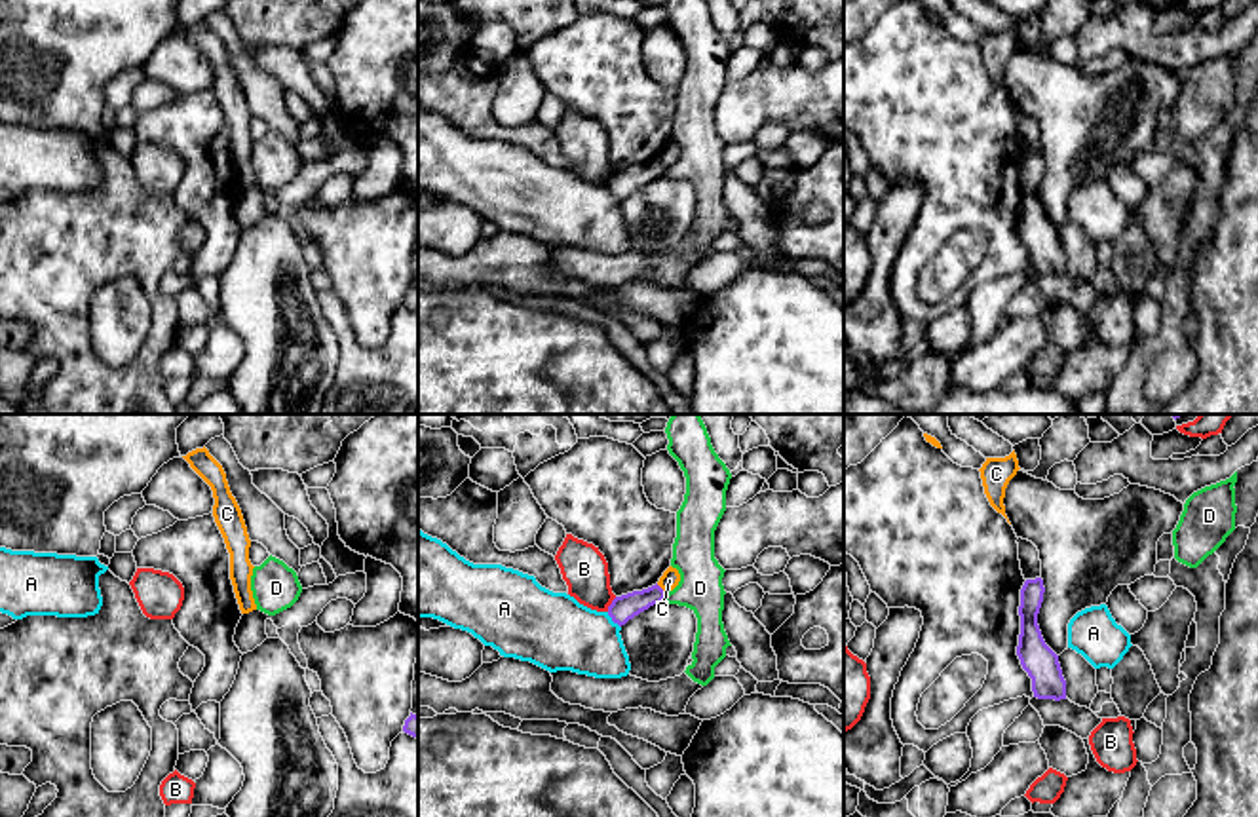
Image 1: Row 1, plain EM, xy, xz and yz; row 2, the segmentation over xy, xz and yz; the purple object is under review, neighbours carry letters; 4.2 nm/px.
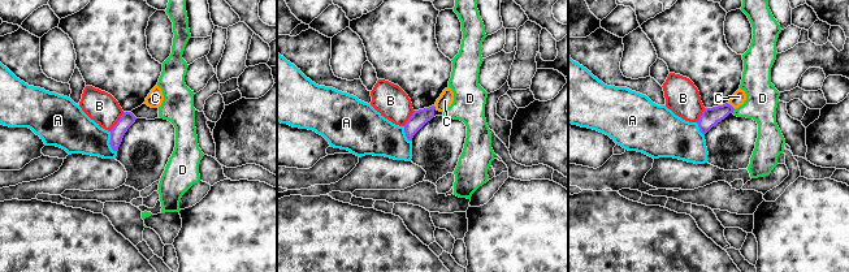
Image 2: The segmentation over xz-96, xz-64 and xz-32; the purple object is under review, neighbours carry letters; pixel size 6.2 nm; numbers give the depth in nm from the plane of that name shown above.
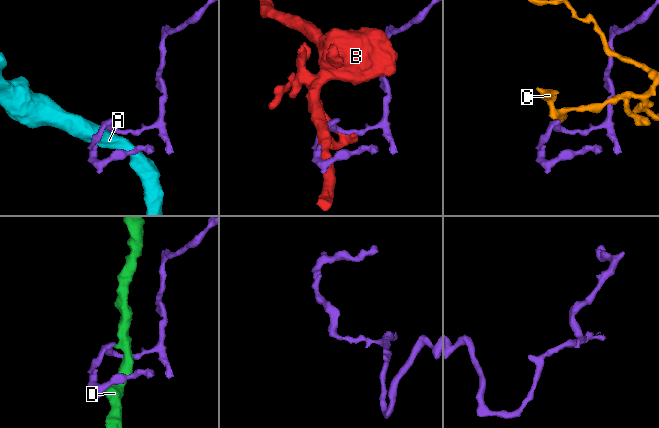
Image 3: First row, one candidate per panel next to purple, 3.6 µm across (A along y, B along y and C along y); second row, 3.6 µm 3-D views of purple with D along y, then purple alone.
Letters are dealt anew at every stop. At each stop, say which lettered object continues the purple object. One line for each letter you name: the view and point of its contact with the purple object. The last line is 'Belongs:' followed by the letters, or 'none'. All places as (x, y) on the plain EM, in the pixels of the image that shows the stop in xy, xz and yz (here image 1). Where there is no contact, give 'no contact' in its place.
Belongs: none

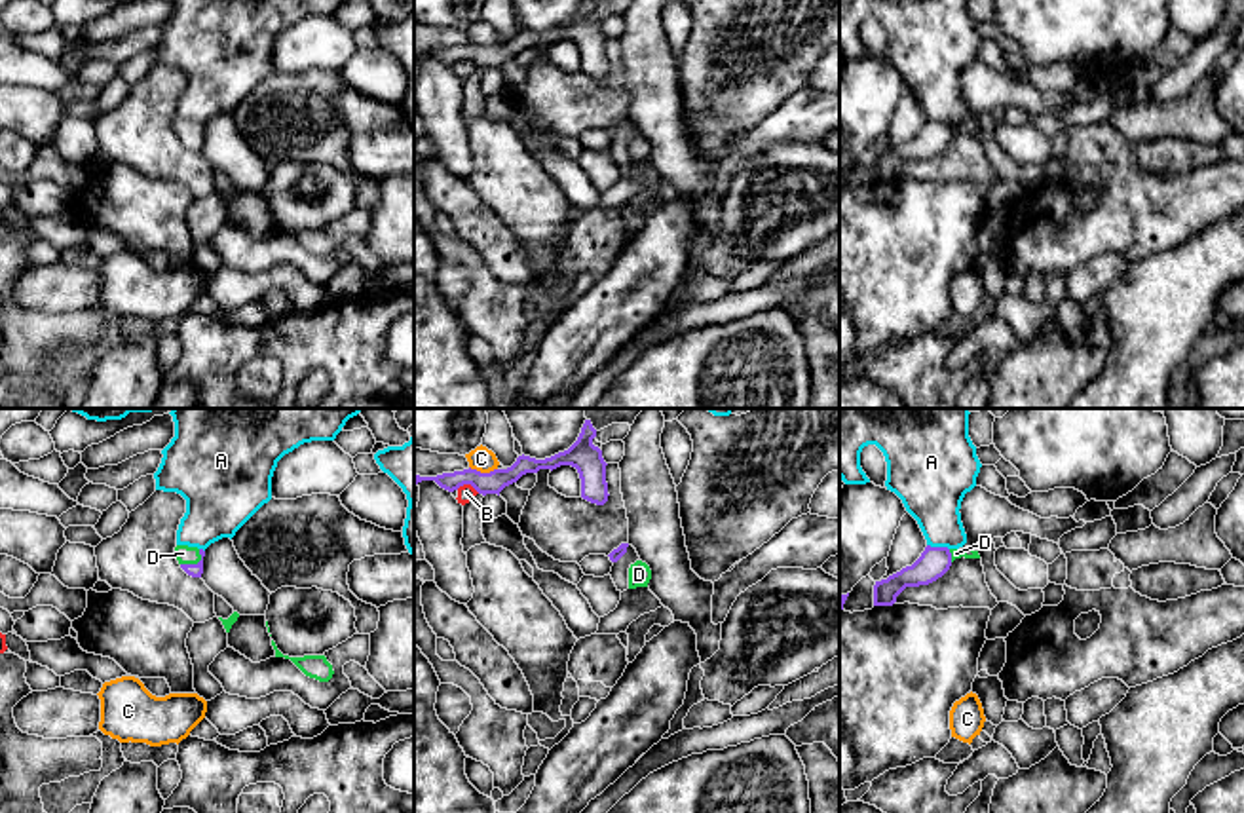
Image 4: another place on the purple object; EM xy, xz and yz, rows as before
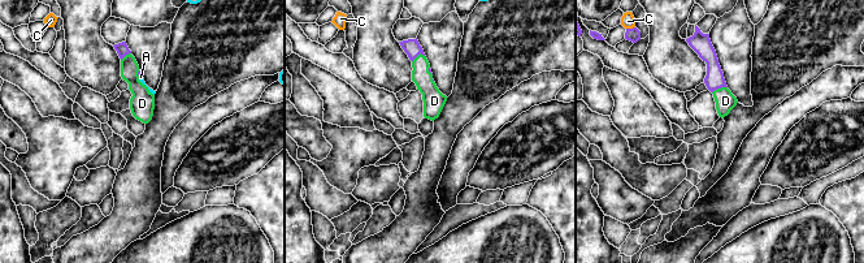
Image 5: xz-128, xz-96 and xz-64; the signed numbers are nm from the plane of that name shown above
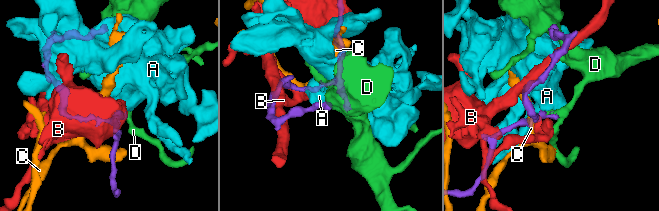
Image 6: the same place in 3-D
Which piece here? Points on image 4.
D: meets purple in xy at (194, 139)
Belongs: D

